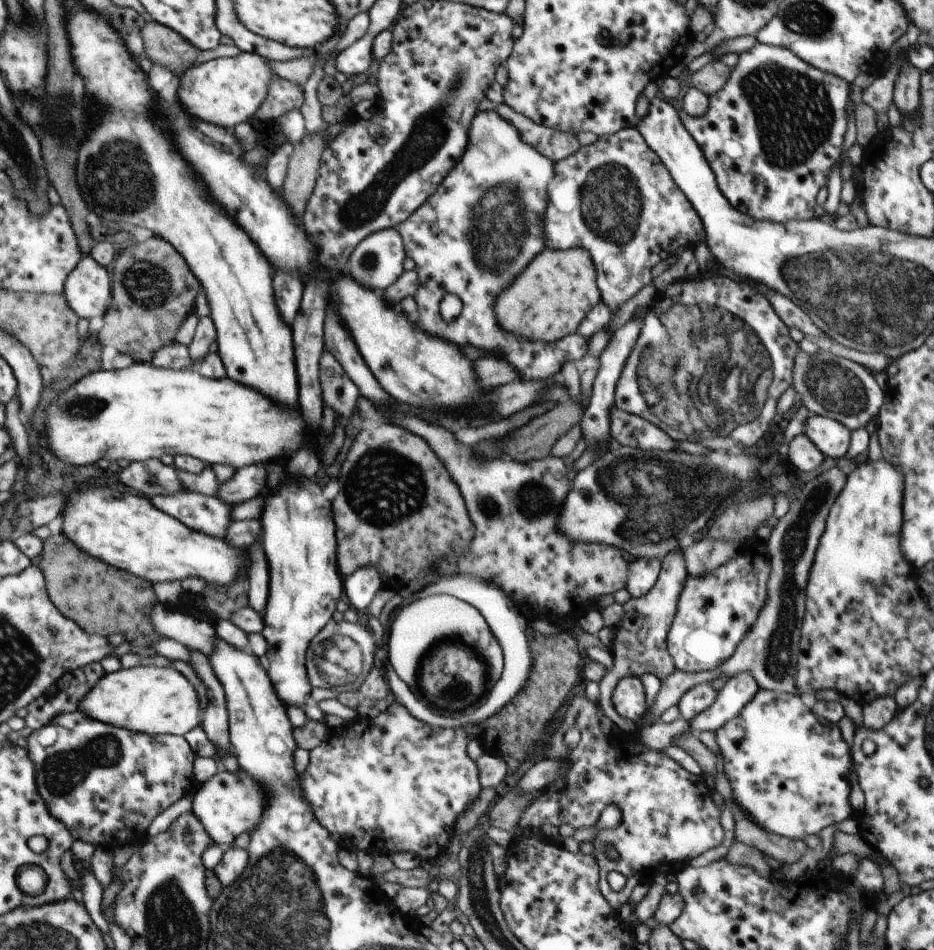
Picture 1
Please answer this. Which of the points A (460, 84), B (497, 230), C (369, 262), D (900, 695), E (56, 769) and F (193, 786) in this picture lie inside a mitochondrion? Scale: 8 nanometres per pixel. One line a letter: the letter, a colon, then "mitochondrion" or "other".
A: mitochondrion
B: mitochondrion
C: mitochondrion
D: other
E: mitochondrion
F: other

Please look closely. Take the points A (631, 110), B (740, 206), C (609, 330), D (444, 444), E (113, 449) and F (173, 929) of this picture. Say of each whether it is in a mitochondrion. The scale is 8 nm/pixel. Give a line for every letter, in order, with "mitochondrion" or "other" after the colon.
A: other
B: other
C: other
D: other
E: other
F: mitochondrion

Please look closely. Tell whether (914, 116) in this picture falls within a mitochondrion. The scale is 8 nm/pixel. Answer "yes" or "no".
no

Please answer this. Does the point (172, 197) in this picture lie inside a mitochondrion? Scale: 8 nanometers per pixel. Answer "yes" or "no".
no

